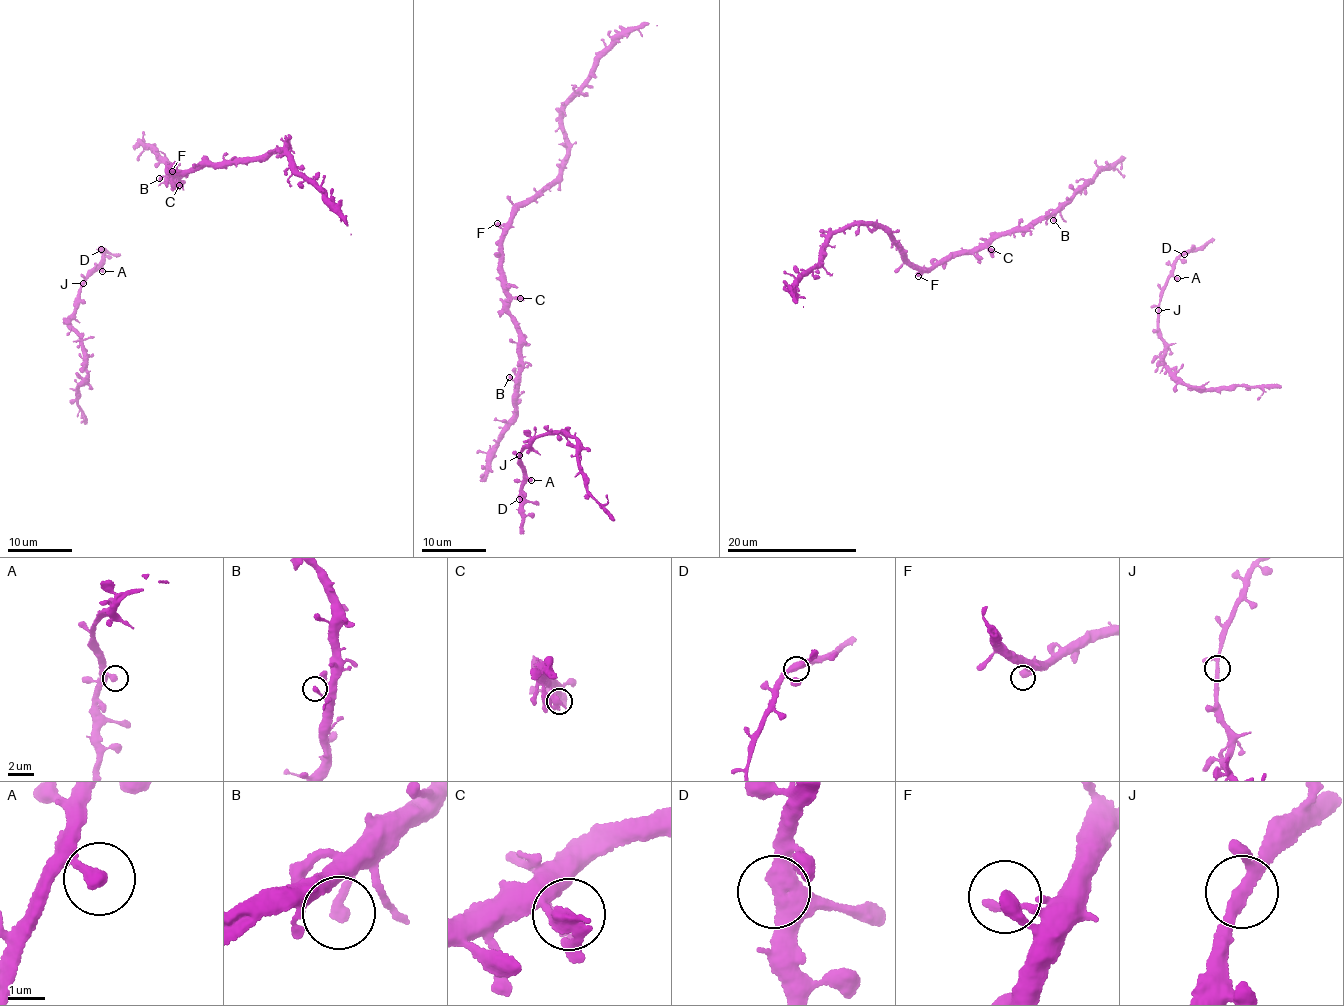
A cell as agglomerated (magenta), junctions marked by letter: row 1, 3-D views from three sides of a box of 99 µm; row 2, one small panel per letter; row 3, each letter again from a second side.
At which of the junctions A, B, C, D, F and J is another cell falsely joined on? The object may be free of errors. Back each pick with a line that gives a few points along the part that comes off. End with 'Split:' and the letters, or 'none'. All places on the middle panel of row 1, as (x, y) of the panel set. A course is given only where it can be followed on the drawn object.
Split: none

